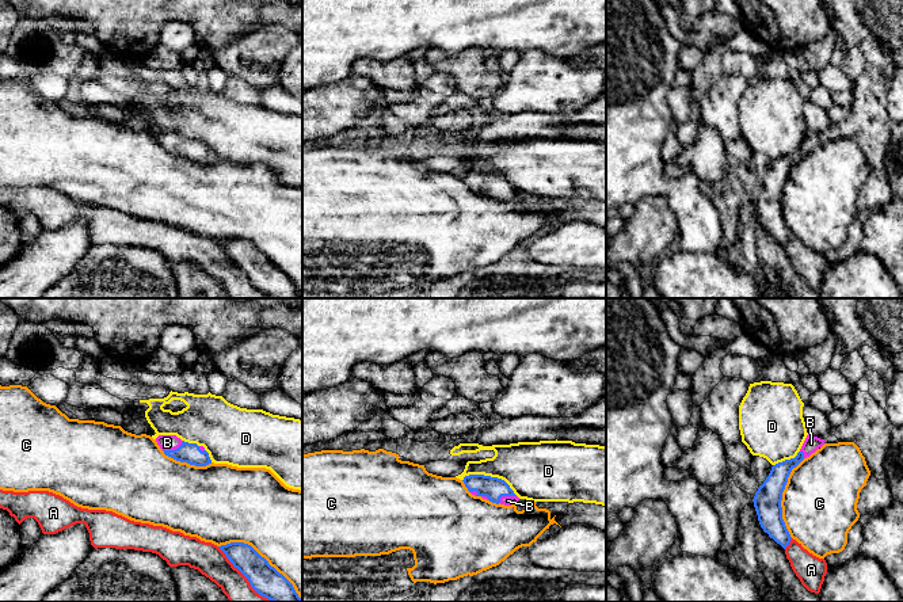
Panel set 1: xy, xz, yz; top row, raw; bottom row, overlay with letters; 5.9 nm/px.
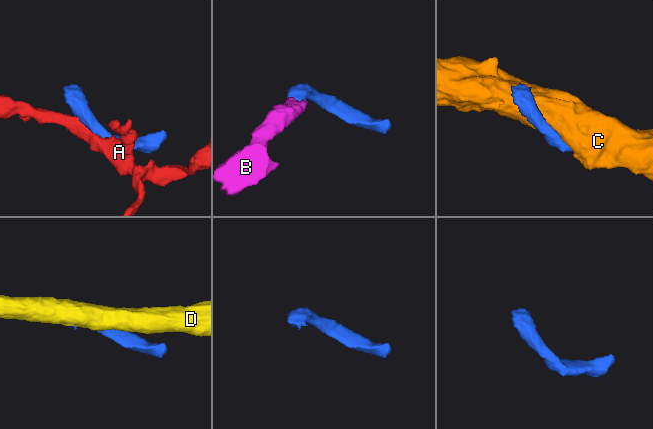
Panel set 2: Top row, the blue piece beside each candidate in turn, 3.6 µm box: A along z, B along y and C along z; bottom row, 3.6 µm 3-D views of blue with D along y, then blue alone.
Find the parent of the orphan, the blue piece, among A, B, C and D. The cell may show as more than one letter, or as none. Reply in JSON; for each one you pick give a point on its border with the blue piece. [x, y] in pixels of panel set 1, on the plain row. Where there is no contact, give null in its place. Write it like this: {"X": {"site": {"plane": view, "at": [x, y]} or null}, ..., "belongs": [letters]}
{"B": {"site": {"plane": "xy", "at": [172, 147]}}, "belongs": ["B"]}

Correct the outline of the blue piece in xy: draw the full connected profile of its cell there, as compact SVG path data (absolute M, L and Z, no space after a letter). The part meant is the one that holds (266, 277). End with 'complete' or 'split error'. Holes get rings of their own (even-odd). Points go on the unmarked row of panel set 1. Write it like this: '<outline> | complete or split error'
M230 239L218 243L249 278L251 283L271 298L302 298L293 281L251 241Z | complete

